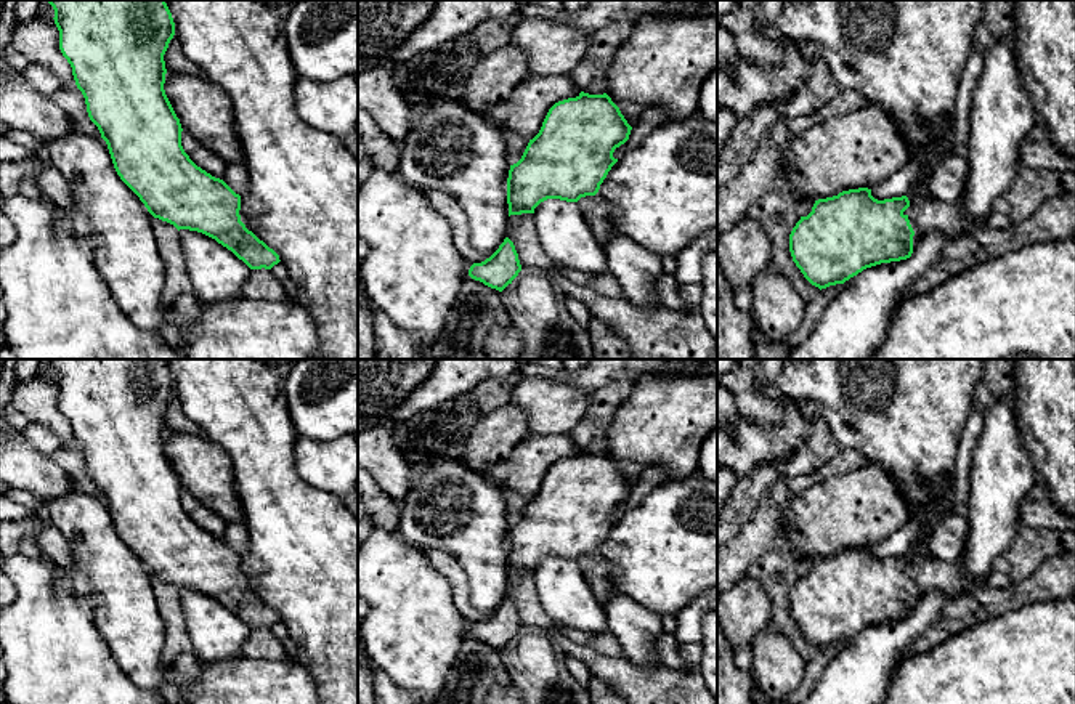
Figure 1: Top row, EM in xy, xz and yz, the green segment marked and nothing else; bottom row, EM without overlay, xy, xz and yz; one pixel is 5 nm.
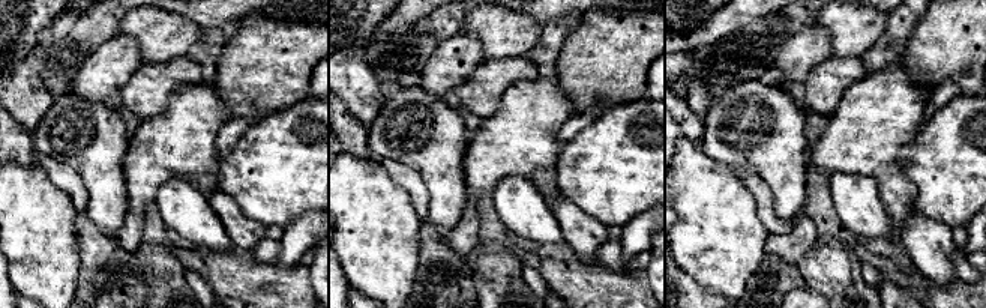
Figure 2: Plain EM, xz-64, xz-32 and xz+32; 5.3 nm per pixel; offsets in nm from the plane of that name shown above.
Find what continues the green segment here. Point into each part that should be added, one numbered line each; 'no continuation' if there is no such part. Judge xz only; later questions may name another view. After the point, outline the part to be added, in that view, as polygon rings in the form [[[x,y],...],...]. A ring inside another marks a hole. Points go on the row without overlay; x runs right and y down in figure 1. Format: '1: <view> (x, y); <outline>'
1: xz (596, 570); [[[600,552],[581,556],[576,563],[584,574],[587,585],[602,605],[618,592],[610,564]]]

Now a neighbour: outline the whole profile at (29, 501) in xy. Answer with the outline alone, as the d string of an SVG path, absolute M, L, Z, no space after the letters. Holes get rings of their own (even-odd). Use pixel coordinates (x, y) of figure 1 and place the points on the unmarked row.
M11 488L5 496L24 505L30 512L45 512L47 504L30 492Z

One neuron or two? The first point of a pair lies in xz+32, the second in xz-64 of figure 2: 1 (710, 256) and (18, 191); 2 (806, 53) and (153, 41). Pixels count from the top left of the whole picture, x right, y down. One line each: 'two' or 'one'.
1: one
2: two

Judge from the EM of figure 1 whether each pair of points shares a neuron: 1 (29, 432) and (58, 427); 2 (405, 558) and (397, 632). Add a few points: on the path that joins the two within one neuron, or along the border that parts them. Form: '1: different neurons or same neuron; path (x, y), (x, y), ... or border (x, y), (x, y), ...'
1: different neurons; border (31, 422), (42, 424), (63, 446)
2: same neuron; path (405, 576), (405, 614)

